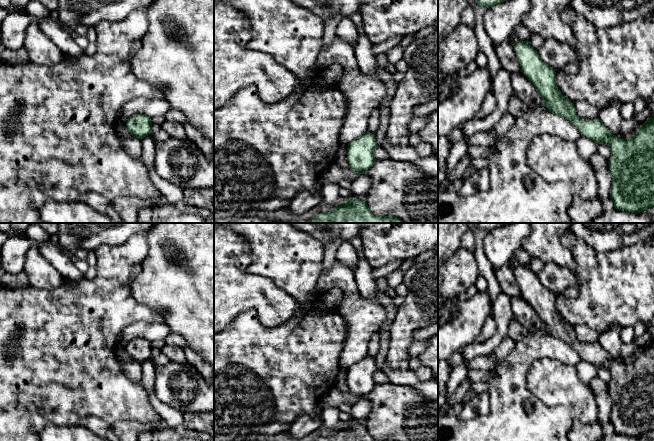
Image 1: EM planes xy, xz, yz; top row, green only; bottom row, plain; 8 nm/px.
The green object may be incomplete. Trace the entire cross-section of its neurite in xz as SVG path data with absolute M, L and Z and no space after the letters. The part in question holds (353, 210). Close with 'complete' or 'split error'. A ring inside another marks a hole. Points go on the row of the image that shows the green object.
M350 197L341 201L334 209L319 213L306 223L404 223L395 216L373 214L365 199Z | complete

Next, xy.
M143 114L131 115L126 121L128 131L138 139L152 134L152 120Z | complete

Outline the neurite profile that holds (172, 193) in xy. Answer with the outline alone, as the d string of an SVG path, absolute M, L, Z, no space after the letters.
M150 134L142 138L141 143L142 143L142 160L148 166L150 178L153 184L162 193L166 202L173 204L179 201L183 201L184 199L183 189L161 178L155 171L154 160L155 160L156 142L153 139L153 135Z

